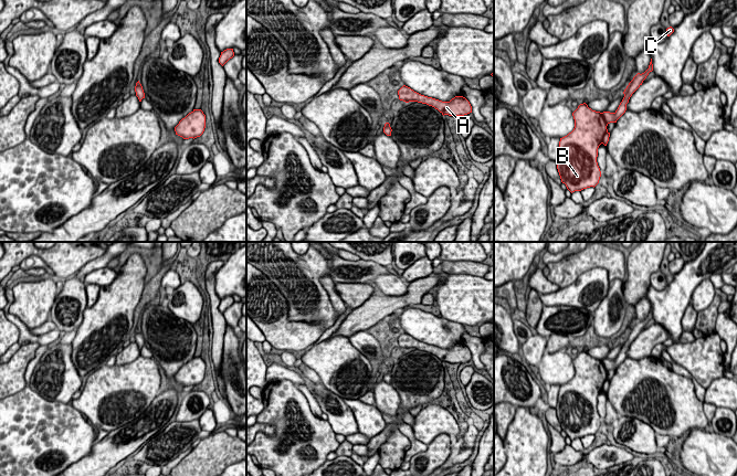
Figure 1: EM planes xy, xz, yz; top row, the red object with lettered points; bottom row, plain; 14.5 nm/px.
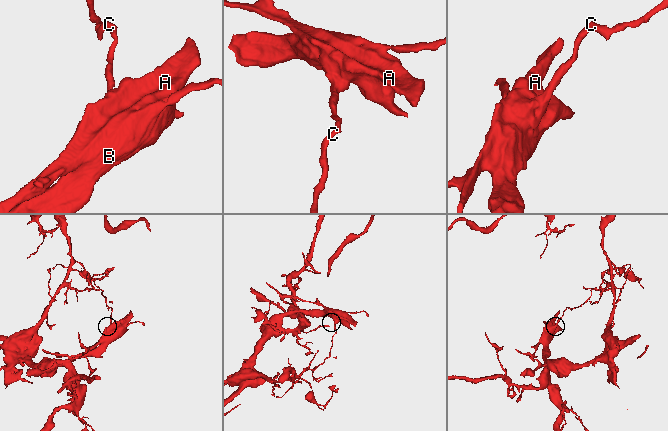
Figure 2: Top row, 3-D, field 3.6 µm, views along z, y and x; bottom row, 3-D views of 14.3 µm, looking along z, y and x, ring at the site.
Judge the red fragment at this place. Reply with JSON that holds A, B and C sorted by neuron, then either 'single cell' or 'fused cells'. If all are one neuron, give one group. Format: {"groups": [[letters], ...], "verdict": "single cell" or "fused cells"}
{"groups": [["A", "B"], ["C"]], "verdict": "fused cells"}

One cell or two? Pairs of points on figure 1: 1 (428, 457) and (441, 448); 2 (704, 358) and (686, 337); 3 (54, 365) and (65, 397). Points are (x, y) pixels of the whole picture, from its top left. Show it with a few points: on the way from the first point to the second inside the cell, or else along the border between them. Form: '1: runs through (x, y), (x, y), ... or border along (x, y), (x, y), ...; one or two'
1: runs through (431, 457), (438, 452); one
2: border along (695, 338), (688, 342), (681, 342); two
3: runs through (55, 372), (55, 378), (61, 389); one

